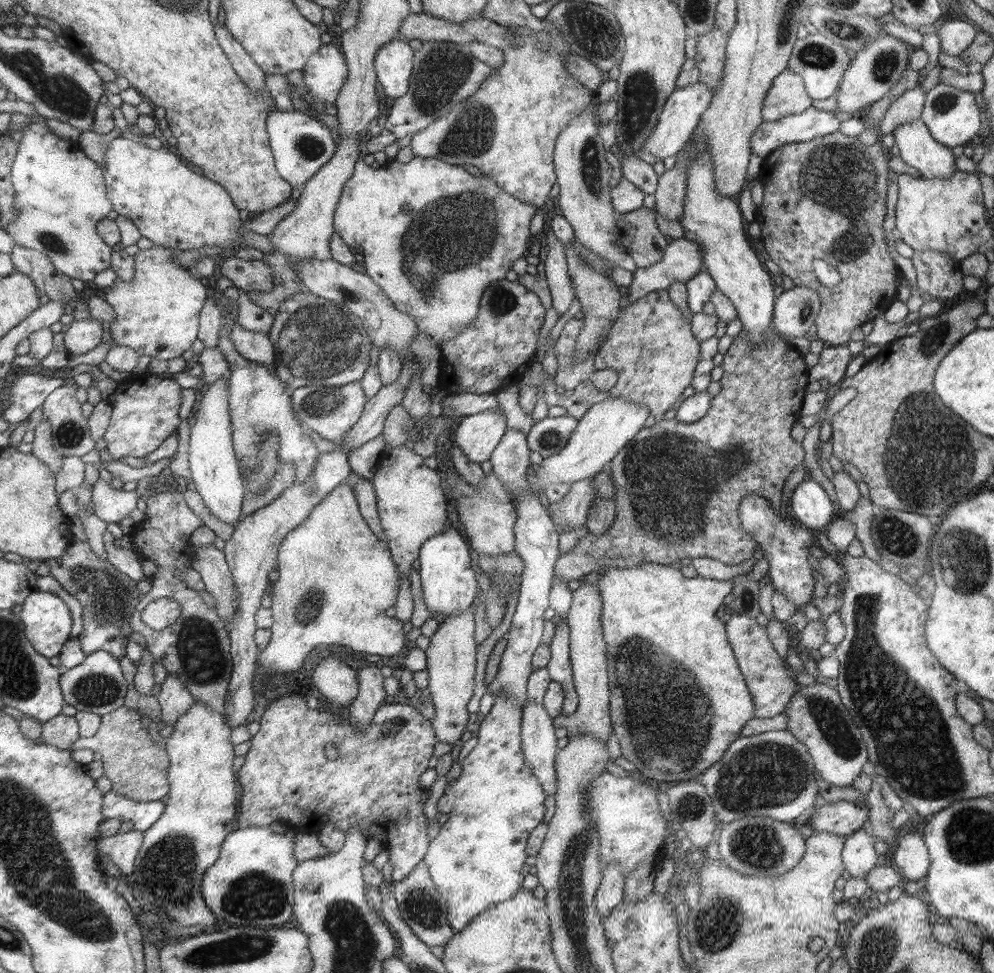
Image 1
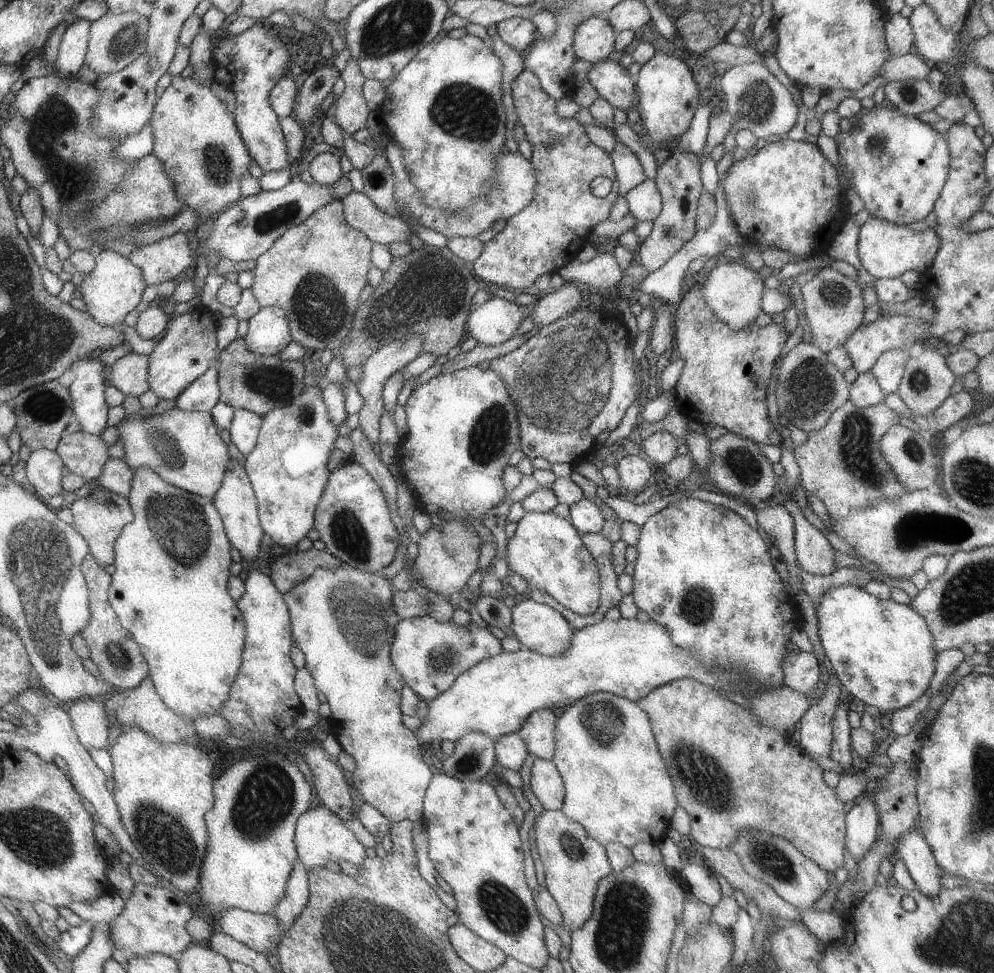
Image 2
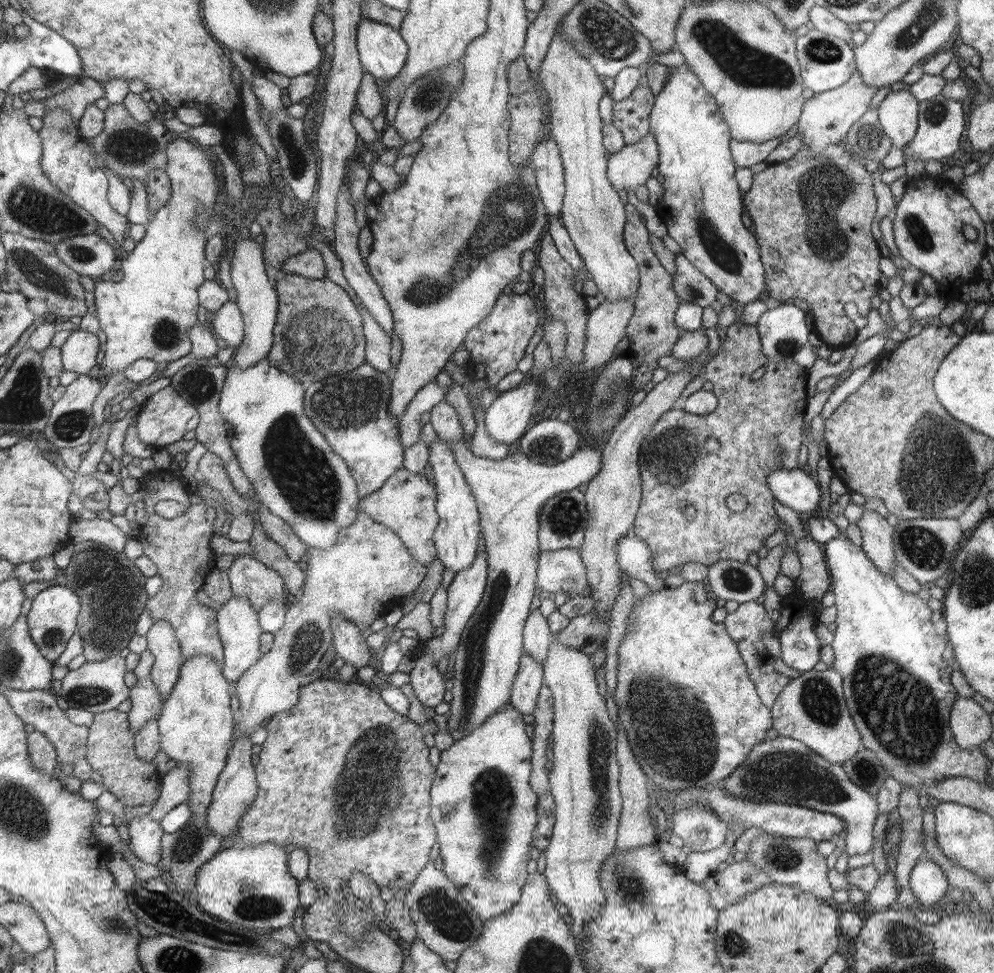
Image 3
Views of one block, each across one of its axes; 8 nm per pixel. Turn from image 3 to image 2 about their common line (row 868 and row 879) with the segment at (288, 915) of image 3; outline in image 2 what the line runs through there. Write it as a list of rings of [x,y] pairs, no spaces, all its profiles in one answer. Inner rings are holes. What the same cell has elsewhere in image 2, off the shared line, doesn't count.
[[[272,750],[254,752],[254,758],[236,762],[234,766],[230,766],[222,776],[216,778],[215,782],[215,806],[207,812],[208,816],[207,828],[210,834],[210,846],[208,846],[207,858],[203,864],[202,874],[200,876],[200,884],[198,890],[200,892],[200,900],[208,906],[208,910],[214,913],[216,920],[220,918],[229,908],[239,908],[253,913],[274,915],[277,904],[284,898],[288,879],[291,875],[294,863],[297,861],[295,844],[295,828],[298,820],[303,812],[310,808],[312,804],[312,788],[310,784],[304,780],[304,775],[294,763],[293,758],[289,752],[272,752]]]

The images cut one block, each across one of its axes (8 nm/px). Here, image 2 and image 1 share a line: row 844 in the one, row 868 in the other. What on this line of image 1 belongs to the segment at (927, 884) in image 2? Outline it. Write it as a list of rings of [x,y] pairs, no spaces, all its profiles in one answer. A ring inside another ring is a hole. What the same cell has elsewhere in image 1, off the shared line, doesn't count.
[[[908,833],[897,839],[894,847],[894,867],[901,873],[905,881],[920,880],[931,868],[930,851],[926,840],[918,833]]]

